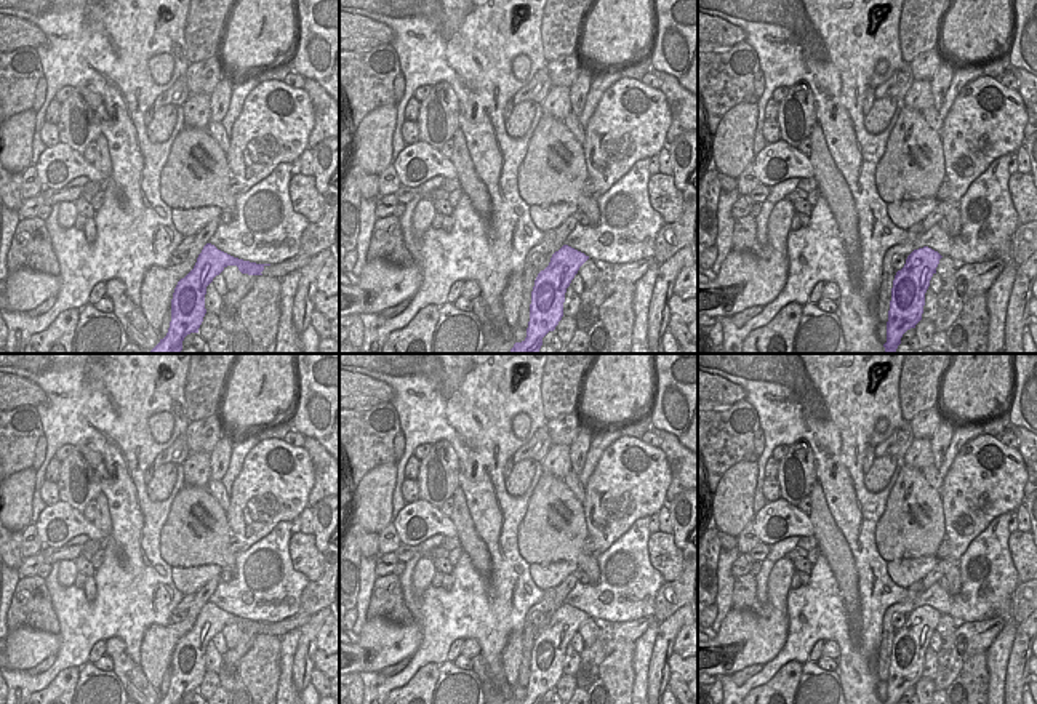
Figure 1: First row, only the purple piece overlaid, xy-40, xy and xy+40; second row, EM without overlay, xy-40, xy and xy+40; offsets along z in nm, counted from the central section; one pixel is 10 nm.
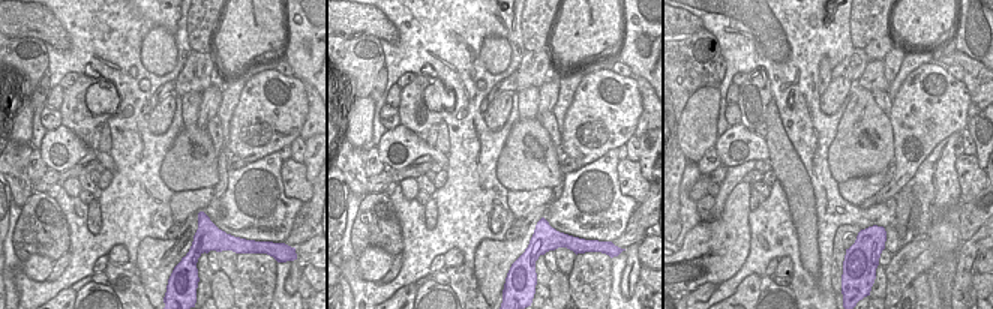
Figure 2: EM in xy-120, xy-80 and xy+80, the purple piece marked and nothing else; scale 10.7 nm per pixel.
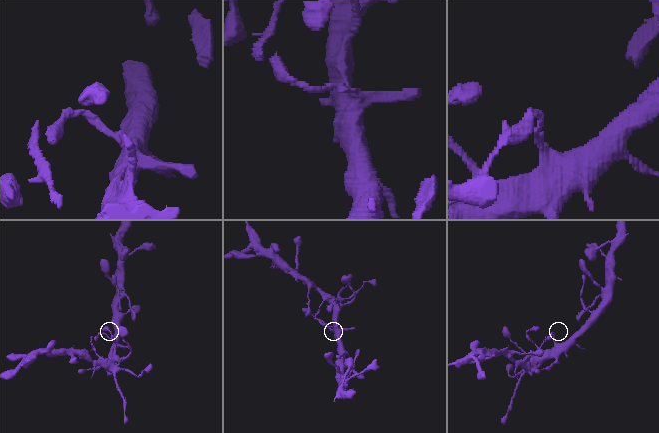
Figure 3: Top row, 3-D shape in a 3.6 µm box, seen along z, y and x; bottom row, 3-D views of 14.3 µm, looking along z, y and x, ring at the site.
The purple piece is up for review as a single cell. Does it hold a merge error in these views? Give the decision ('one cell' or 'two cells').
two cells

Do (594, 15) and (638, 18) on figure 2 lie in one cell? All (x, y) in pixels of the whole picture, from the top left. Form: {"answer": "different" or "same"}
{"answer": "different"}

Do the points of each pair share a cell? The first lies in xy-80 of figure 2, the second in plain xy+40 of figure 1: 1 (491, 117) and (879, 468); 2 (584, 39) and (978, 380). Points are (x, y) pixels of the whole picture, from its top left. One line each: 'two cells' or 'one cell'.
1: one cell
2: one cell

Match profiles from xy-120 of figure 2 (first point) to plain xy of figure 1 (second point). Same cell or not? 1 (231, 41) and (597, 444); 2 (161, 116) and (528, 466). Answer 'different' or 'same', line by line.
1: different
2: same

